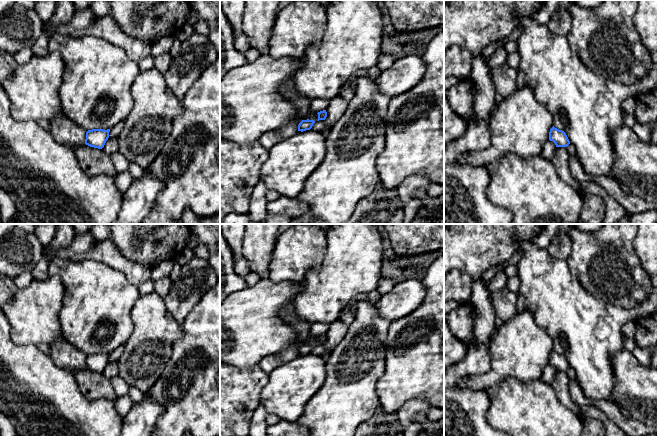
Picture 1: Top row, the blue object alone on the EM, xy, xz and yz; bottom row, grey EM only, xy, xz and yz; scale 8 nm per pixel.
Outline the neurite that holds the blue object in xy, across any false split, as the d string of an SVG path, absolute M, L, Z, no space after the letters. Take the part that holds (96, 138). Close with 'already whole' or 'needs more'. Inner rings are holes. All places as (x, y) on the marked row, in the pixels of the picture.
M103 129L88 130L86 132L85 144L90 147L102 149L104 147L106 141L109 138L109 132L110 132L110 129L107 129L107 130L103 130Z; already whole

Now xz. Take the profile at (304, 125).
M302 120L299 125L298 125L298 131L306 131L306 130L310 130L313 126L313 124L315 123L314 120Z; already whole

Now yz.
M554 126L550 129L549 140L553 141L556 147L567 147L570 144L566 133Z; already whole

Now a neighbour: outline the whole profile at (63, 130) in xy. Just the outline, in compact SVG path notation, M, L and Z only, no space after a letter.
M67 116L58 117L50 123L49 132L56 141L73 148L85 145L87 130L75 124Z

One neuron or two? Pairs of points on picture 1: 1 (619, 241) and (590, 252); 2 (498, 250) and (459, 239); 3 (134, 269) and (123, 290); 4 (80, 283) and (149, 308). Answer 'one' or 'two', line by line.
1: one
2: one
3: two
4: two

